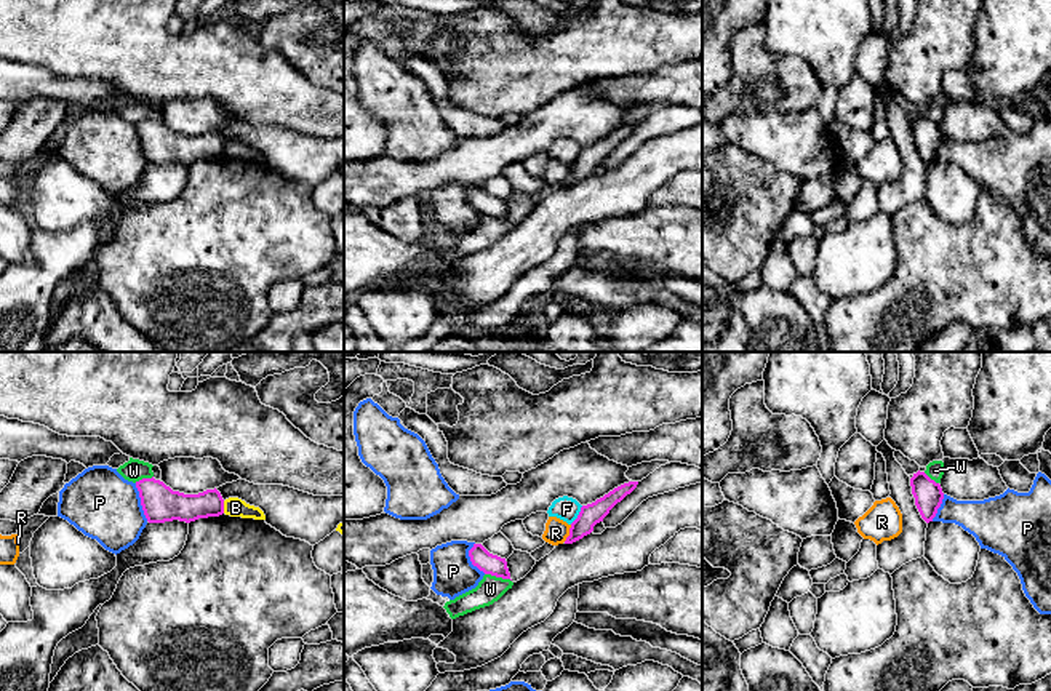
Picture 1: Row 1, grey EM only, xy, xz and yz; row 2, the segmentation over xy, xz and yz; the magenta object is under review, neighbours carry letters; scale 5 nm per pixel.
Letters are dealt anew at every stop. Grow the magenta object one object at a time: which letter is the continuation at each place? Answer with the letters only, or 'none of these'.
none of these

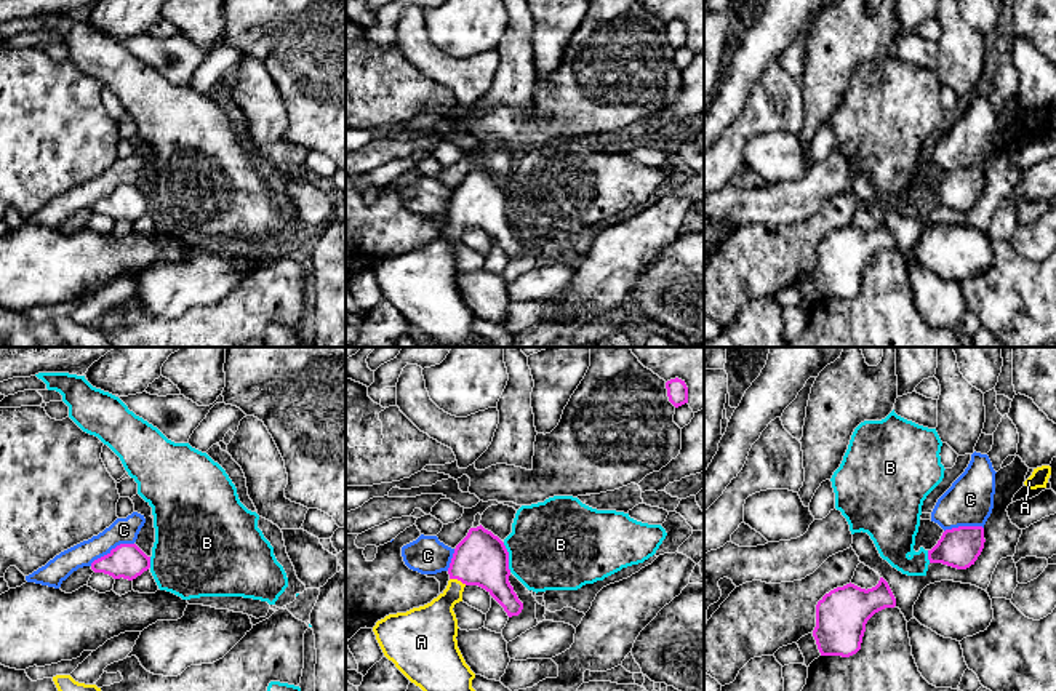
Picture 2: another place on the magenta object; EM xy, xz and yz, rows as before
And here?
A

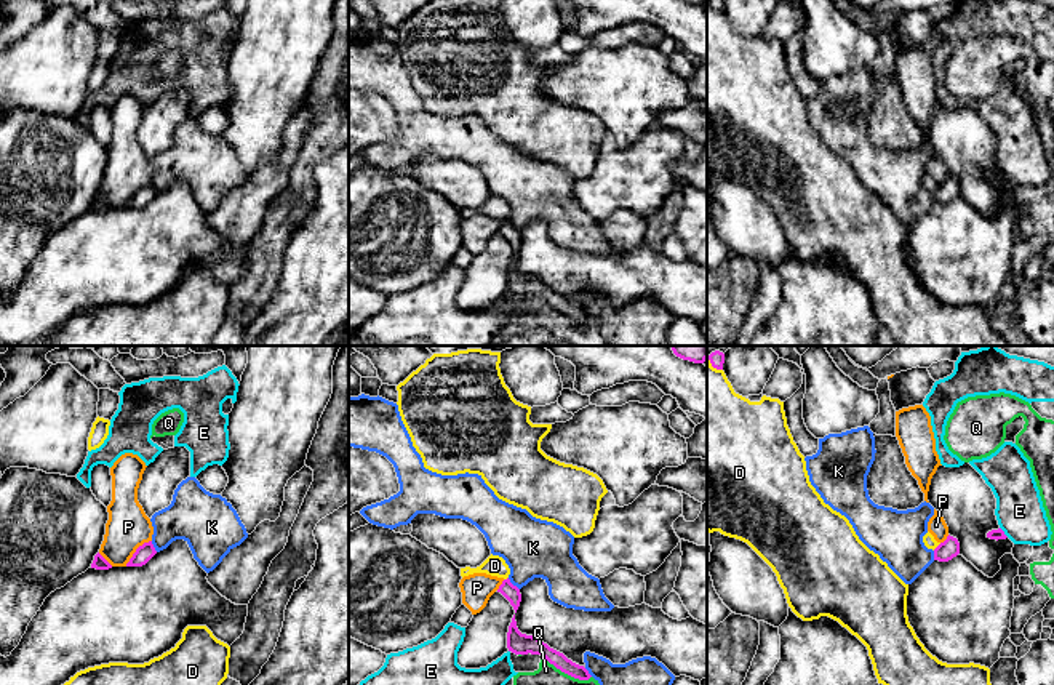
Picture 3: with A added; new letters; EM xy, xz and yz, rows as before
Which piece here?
none of these

